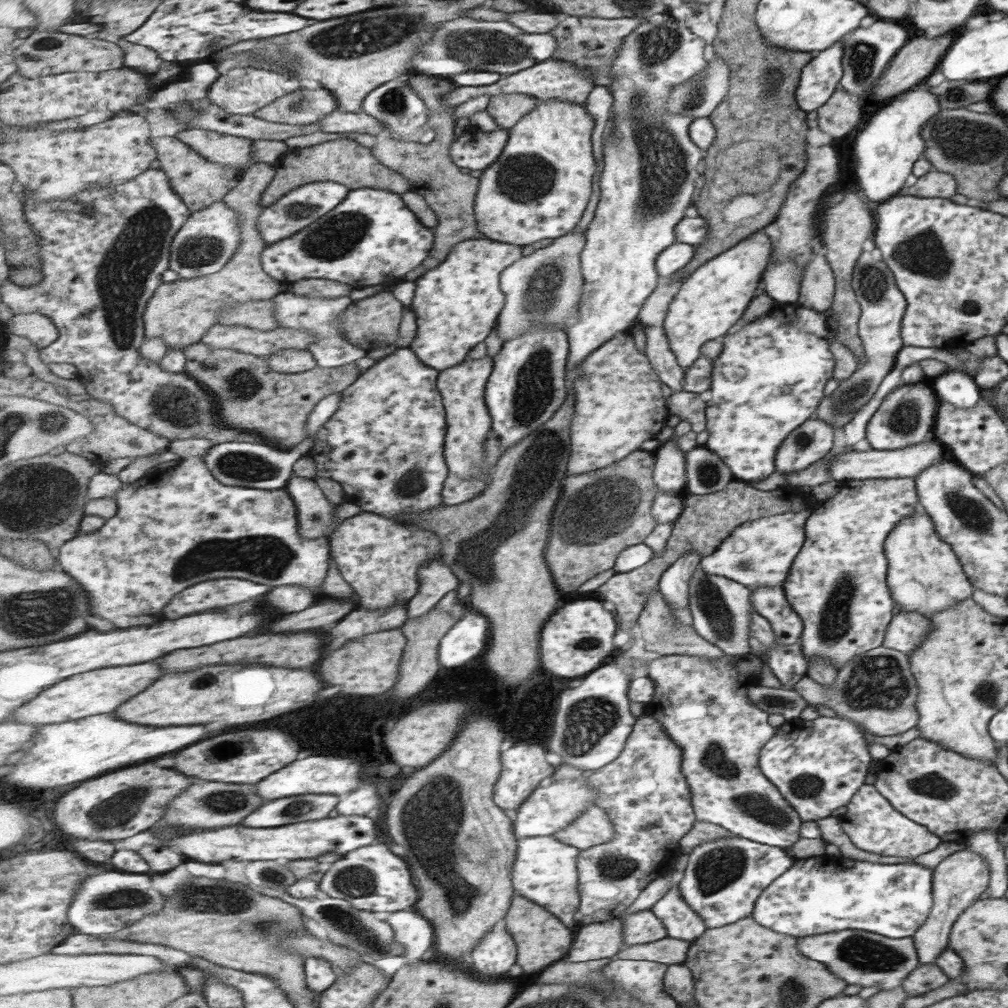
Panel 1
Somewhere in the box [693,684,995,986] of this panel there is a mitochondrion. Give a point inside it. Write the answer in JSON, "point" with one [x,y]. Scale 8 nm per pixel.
{"point":[861,954]}

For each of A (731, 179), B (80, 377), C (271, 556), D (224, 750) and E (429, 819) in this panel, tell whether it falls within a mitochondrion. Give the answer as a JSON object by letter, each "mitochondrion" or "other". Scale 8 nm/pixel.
{"A":"other","B":"other","C":"mitochondrion","D":"mitochondrion","E":"mitochondrion"}

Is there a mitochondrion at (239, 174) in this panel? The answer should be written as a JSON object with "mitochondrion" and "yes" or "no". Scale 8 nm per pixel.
{"mitochondrion":"no"}

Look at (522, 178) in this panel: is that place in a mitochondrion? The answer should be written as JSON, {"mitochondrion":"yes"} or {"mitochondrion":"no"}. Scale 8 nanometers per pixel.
{"mitochondrion":"yes"}

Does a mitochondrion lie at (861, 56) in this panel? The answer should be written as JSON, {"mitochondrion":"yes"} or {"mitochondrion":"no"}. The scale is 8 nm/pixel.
{"mitochondrion":"yes"}

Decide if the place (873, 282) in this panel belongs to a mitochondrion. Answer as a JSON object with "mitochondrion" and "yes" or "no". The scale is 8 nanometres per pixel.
{"mitochondrion":"yes"}

